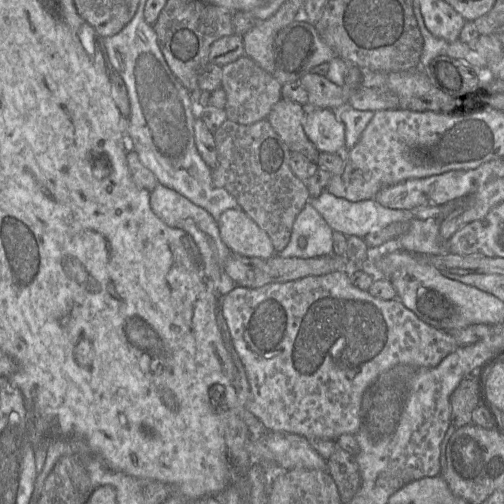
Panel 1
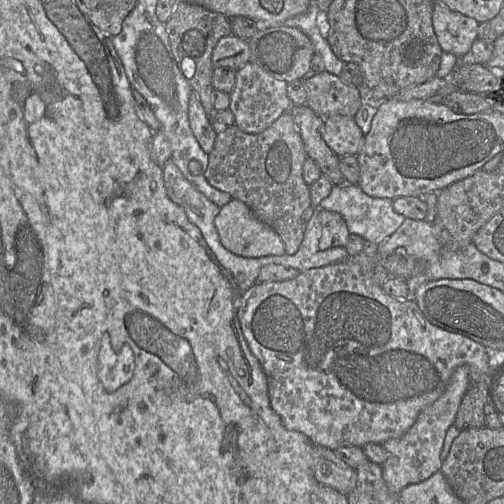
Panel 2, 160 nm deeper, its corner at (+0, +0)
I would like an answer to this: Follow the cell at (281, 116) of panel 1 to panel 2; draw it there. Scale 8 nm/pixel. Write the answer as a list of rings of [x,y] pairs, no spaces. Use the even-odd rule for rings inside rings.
[[[306,104],[292,106],[289,112],[300,129],[307,156],[317,163],[322,175],[328,177],[334,185],[345,184],[339,168],[340,157],[330,149],[322,137],[325,118],[317,115]]]

